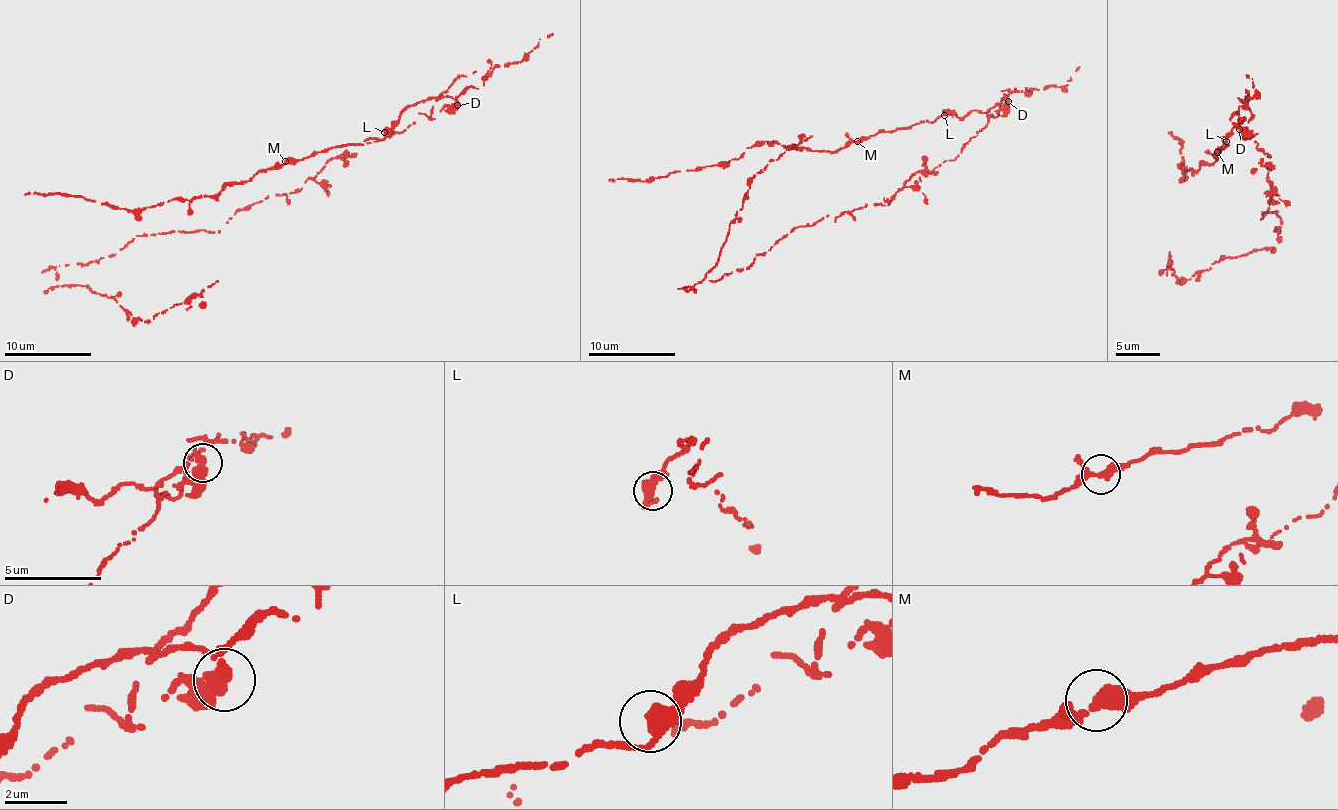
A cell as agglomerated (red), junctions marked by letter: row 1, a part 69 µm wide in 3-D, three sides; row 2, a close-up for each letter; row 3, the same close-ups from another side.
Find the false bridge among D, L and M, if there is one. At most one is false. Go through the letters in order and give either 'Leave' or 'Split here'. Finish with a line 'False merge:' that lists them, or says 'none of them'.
D: Split here
L: Leave
M: Leave
False merge: D

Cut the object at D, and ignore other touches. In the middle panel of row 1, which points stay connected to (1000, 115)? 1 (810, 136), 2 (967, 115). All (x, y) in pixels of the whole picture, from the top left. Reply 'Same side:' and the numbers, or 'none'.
Same side: 1

